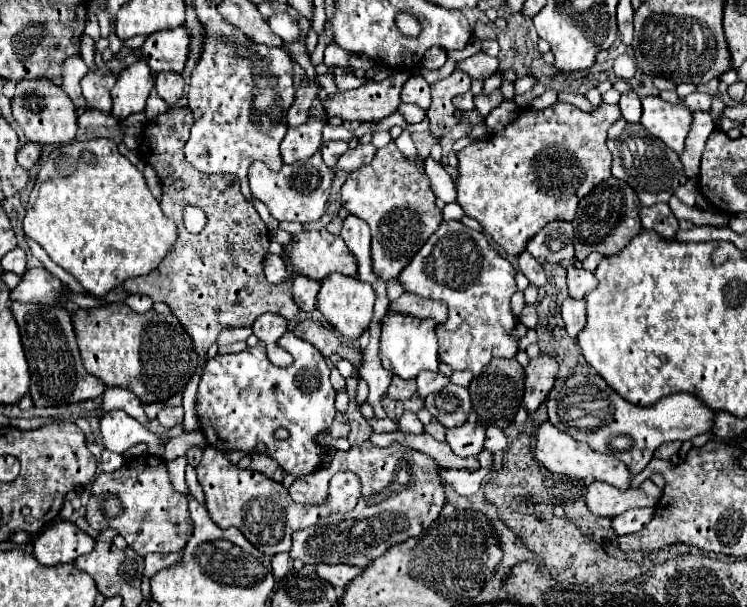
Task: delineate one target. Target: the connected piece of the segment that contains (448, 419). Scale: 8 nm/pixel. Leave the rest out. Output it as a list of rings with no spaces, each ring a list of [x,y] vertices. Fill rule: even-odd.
[[[448,383],[442,391],[428,395],[424,405],[432,417],[436,417],[446,429],[452,429],[466,423],[470,413],[470,395],[468,389]]]

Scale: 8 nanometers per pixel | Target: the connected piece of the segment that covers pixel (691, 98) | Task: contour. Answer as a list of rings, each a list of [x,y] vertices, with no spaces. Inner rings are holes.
[[[692,93],[688,97],[682,99],[686,103],[686,107],[696,113],[696,111],[710,111],[710,103],[712,103],[712,97],[708,93]]]

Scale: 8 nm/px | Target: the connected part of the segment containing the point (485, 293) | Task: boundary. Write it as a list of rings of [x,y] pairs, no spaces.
[[[442,221],[410,265],[402,269],[398,281],[404,291],[424,299],[440,299],[448,307],[448,319],[442,323],[444,333],[438,333],[436,325],[440,363],[478,375],[494,357],[512,359],[518,353],[518,337],[512,337],[518,317],[510,309],[510,297],[516,293],[514,275],[516,269],[496,253],[484,233],[460,221]]]

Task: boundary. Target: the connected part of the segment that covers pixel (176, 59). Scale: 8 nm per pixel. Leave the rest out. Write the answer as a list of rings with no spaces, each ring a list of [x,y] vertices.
[[[186,27],[174,31],[158,31],[146,37],[140,47],[142,59],[150,65],[154,73],[160,71],[184,71],[190,53],[190,33]]]

